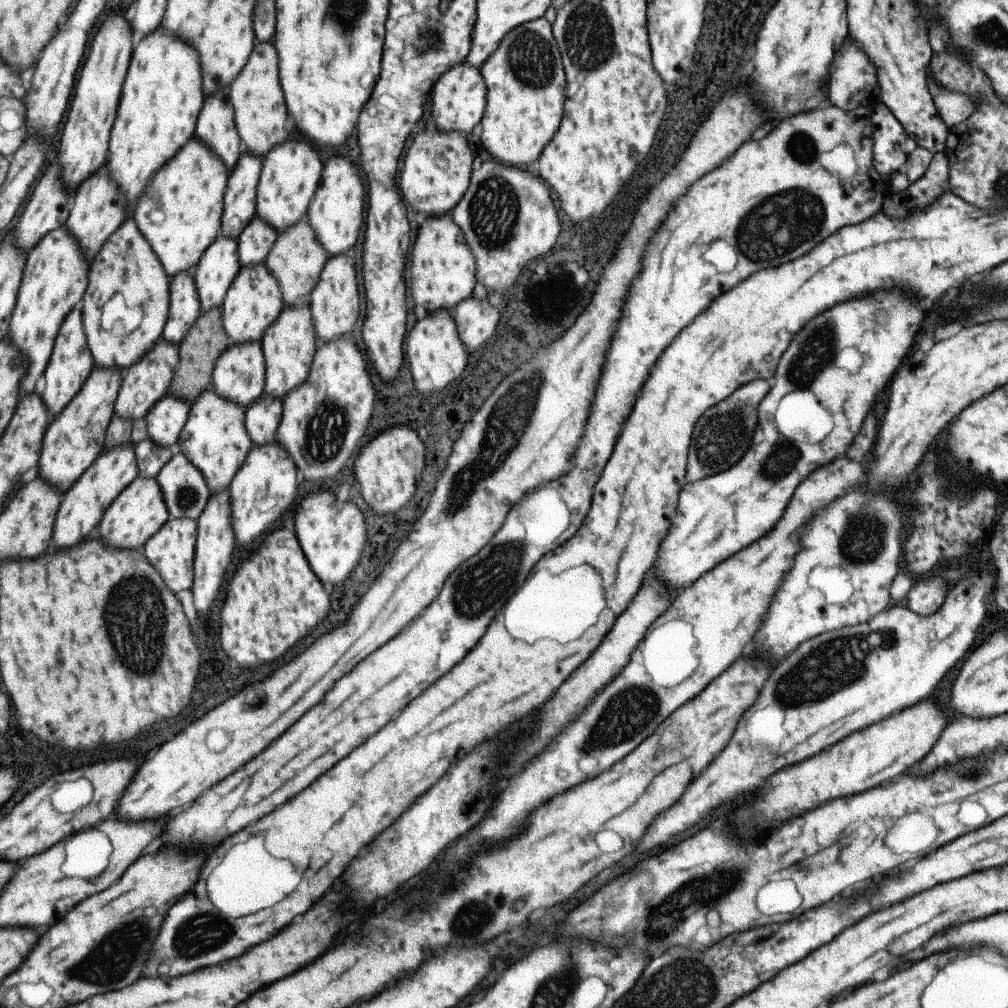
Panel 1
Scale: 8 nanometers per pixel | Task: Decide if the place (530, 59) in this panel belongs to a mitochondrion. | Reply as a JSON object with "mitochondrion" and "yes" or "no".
{"mitochondrion":"yes"}

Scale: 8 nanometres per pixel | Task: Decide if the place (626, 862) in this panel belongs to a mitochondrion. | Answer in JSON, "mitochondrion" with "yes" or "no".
{"mitochondrion":"no"}

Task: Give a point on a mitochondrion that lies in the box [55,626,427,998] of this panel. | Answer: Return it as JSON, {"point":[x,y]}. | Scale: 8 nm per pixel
{"point":[111,962]}

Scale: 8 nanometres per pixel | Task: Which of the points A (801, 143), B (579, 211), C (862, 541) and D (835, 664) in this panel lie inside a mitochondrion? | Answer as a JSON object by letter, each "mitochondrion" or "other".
{"A":"mitochondrion","B":"other","C":"mitochondrion","D":"mitochondrion"}

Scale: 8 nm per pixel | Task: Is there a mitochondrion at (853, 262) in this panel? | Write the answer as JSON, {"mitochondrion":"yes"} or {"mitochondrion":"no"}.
{"mitochondrion":"no"}

